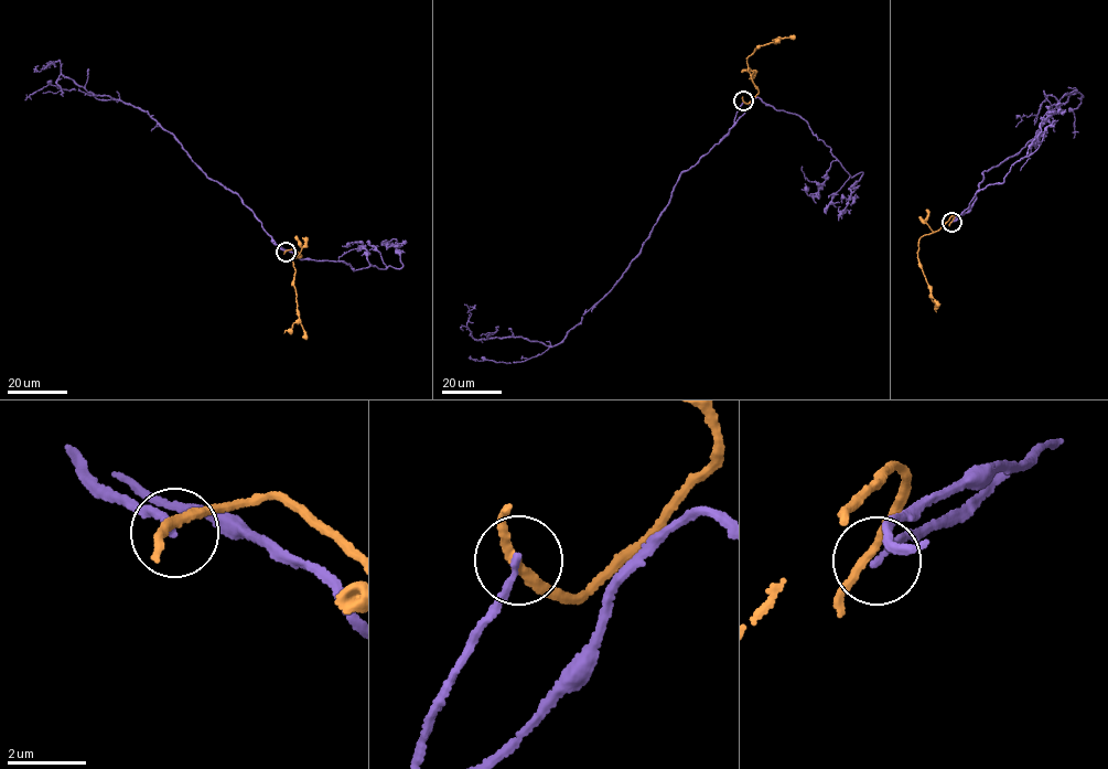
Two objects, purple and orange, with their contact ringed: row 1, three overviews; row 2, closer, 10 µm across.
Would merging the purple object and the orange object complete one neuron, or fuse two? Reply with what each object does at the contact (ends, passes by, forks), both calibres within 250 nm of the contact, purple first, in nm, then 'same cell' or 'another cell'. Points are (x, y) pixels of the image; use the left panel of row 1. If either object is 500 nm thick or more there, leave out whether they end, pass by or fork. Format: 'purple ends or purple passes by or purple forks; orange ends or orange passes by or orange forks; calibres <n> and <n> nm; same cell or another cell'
purple ends; orange passes by; calibres 160 and 200 nm; another cell

